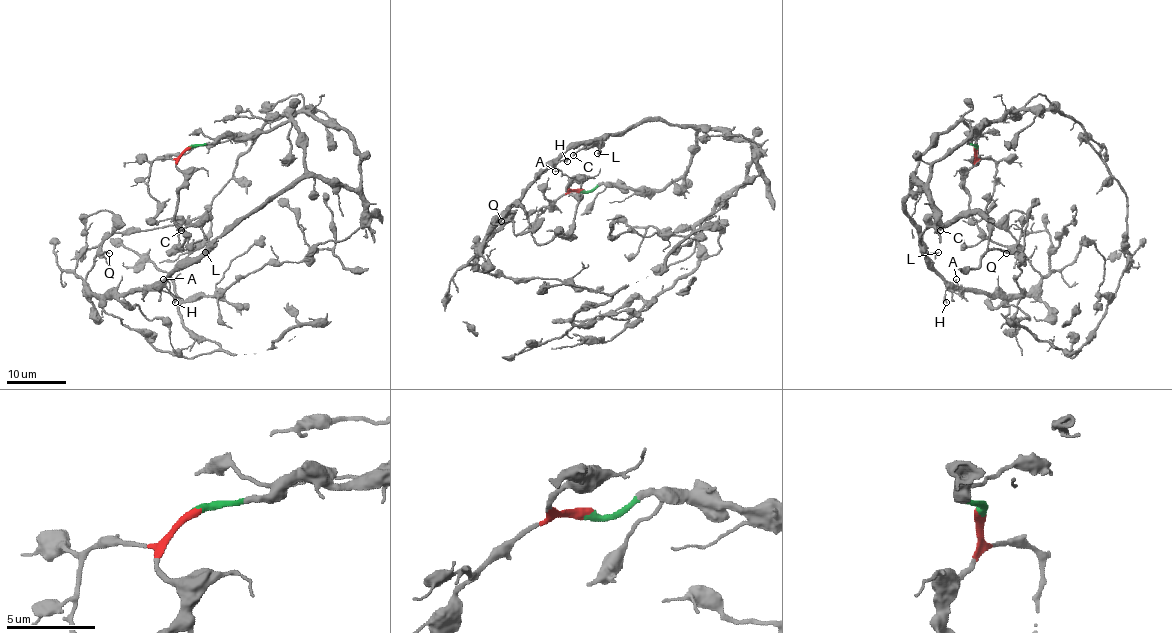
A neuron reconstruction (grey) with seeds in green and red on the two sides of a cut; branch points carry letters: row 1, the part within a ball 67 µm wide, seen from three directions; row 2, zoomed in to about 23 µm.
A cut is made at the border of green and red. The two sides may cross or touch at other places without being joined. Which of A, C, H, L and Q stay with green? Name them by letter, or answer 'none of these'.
A, C, H, L, Q

